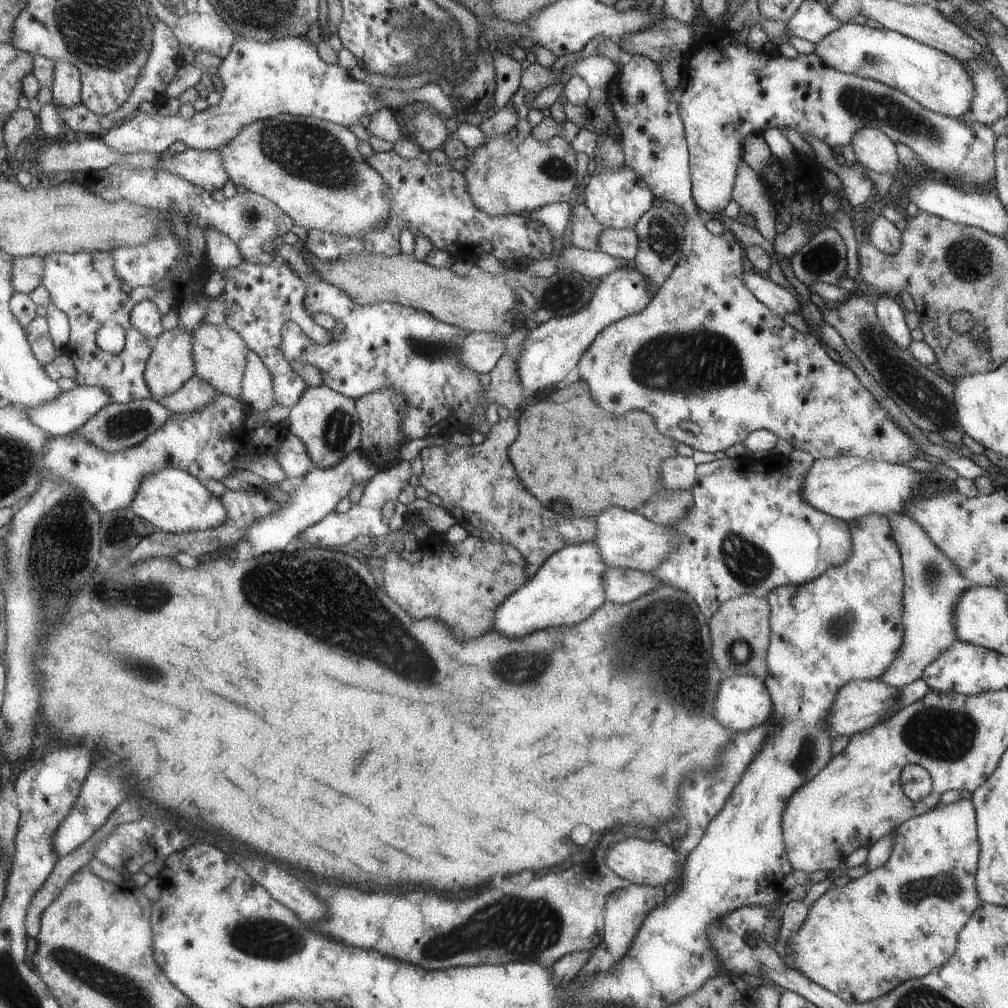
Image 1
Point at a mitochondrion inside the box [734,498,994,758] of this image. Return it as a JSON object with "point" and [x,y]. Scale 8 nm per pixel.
{"point":[933,577]}

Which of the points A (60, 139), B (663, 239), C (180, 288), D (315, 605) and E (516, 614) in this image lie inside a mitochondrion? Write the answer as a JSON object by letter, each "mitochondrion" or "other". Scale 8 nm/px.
{"A":"other","B":"mitochondrion","C":"other","D":"mitochondrion","E":"other"}

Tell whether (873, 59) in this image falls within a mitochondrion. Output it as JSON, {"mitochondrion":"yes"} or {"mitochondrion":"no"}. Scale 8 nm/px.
{"mitochondrion":"yes"}

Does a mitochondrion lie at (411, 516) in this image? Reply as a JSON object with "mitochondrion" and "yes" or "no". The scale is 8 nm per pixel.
{"mitochondrion":"no"}

